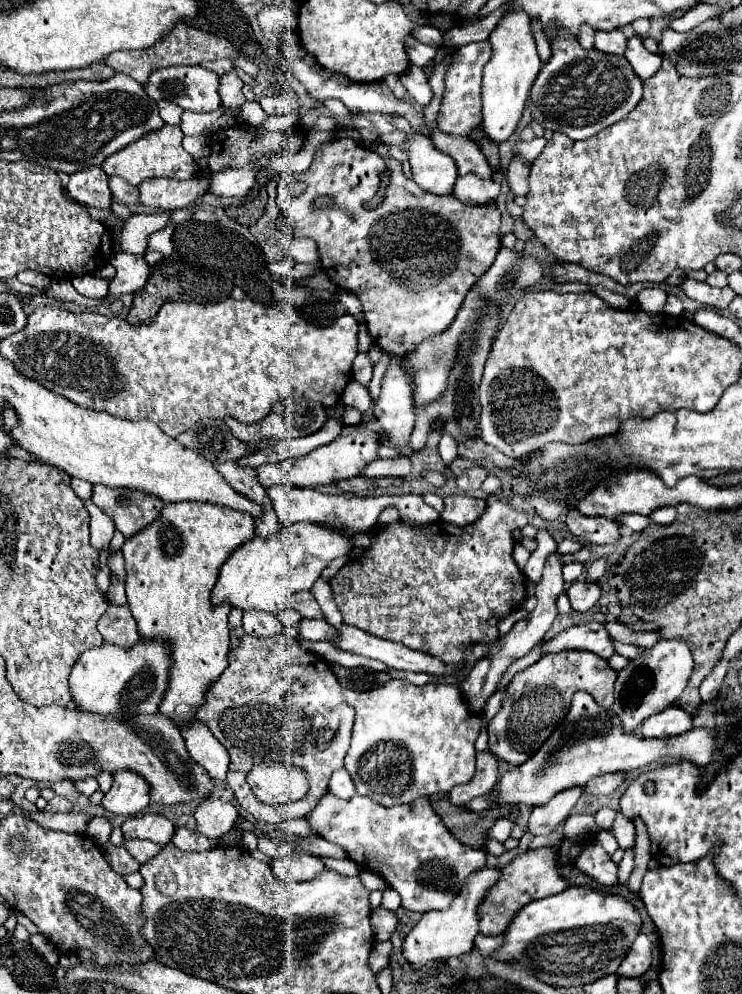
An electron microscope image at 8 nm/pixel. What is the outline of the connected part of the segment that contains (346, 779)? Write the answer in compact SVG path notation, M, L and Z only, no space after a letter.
M345 768L333 772L331 780L329 780L329 792L335 794L337 798L351 798L355 796L355 784L349 776L349 772Z

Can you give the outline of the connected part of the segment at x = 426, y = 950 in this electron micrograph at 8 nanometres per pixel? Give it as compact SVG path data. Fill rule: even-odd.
M485 866L485 870L475 870L465 880L465 886L461 890L461 894L457 894L457 898L453 900L453 906L449 906L447 910L427 910L427 912L423 912L421 920L413 926L413 930L407 934L407 938L403 942L403 954L405 954L407 962L415 970L419 970L431 960L445 960L445 958L461 956L461 954L469 952L473 948L475 936L479 934L477 908L485 900L485 894L489 894L489 890L499 880L501 880L501 872L495 866Z

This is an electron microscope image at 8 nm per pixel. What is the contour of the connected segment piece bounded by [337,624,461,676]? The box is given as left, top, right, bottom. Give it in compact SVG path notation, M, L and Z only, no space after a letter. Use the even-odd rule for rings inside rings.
M343 624L339 630L339 642L337 648L355 652L373 660L379 660L391 668L397 670L411 670L411 672L425 672L425 674L437 674L437 676L449 676L461 672L461 666L445 666L439 658L433 658L421 650L405 648L397 642L389 642L377 636L371 636L359 628Z

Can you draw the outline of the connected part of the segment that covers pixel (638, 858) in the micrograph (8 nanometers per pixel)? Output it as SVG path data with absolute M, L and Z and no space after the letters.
M635 818L635 834L637 834L637 840L635 840L635 868L631 872L631 878L629 878L627 886L637 892L639 886L641 886L641 880L647 872L647 864L651 860L649 838L647 838L647 832L645 832L645 824L639 818Z

